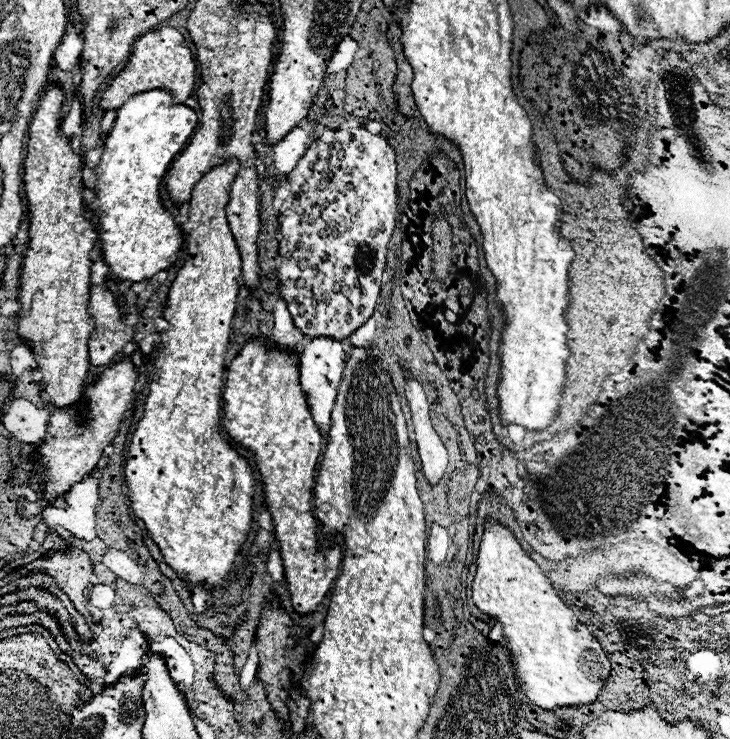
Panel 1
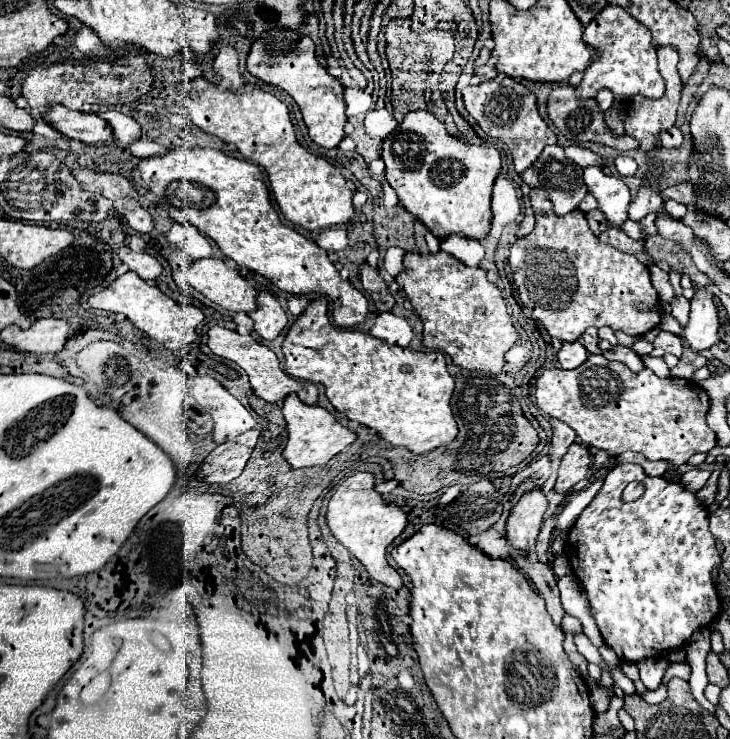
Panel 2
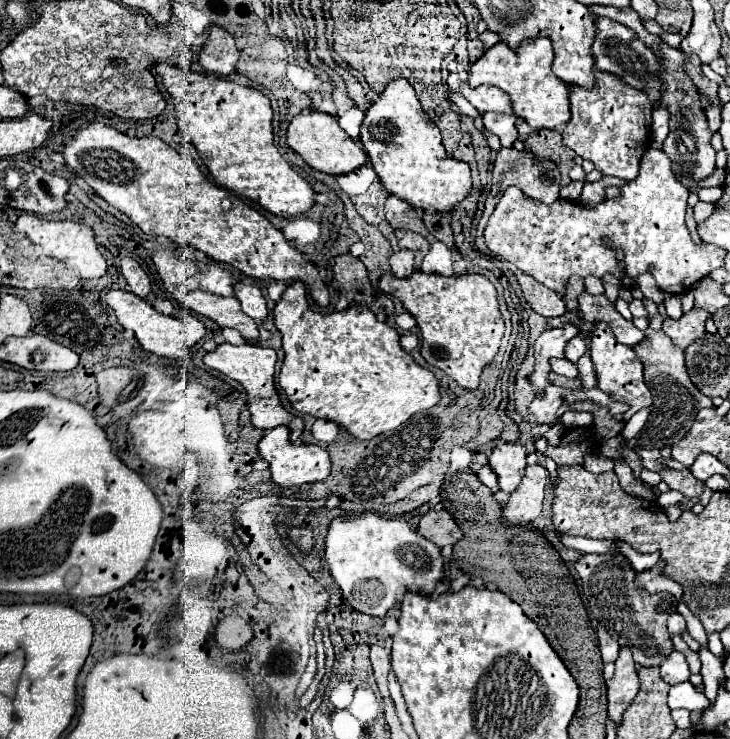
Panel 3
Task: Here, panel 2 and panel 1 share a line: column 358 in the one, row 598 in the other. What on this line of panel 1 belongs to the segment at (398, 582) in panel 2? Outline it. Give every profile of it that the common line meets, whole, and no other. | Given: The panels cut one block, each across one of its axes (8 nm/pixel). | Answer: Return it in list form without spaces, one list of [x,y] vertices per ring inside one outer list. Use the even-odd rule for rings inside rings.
[[[490,516],[484,522],[482,540],[478,546],[476,574],[472,582],[472,600],[482,612],[496,616],[502,622],[504,638],[508,640],[508,650],[512,656],[512,666],[516,670],[520,688],[534,706],[540,706],[544,710],[556,710],[562,706],[578,708],[596,702],[604,686],[604,680],[612,672],[604,648],[600,646],[598,638],[592,636],[586,624],[578,620],[572,608],[560,600],[544,570],[530,558],[530,554],[522,548],[512,530],[500,522],[494,522]]]

